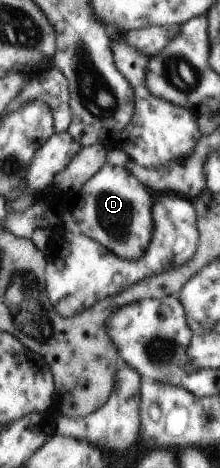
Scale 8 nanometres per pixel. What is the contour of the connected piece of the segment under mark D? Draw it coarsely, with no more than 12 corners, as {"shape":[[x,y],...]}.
{"shape":[[107,162],[64,220],[126,260],[152,240],[153,197]]}

